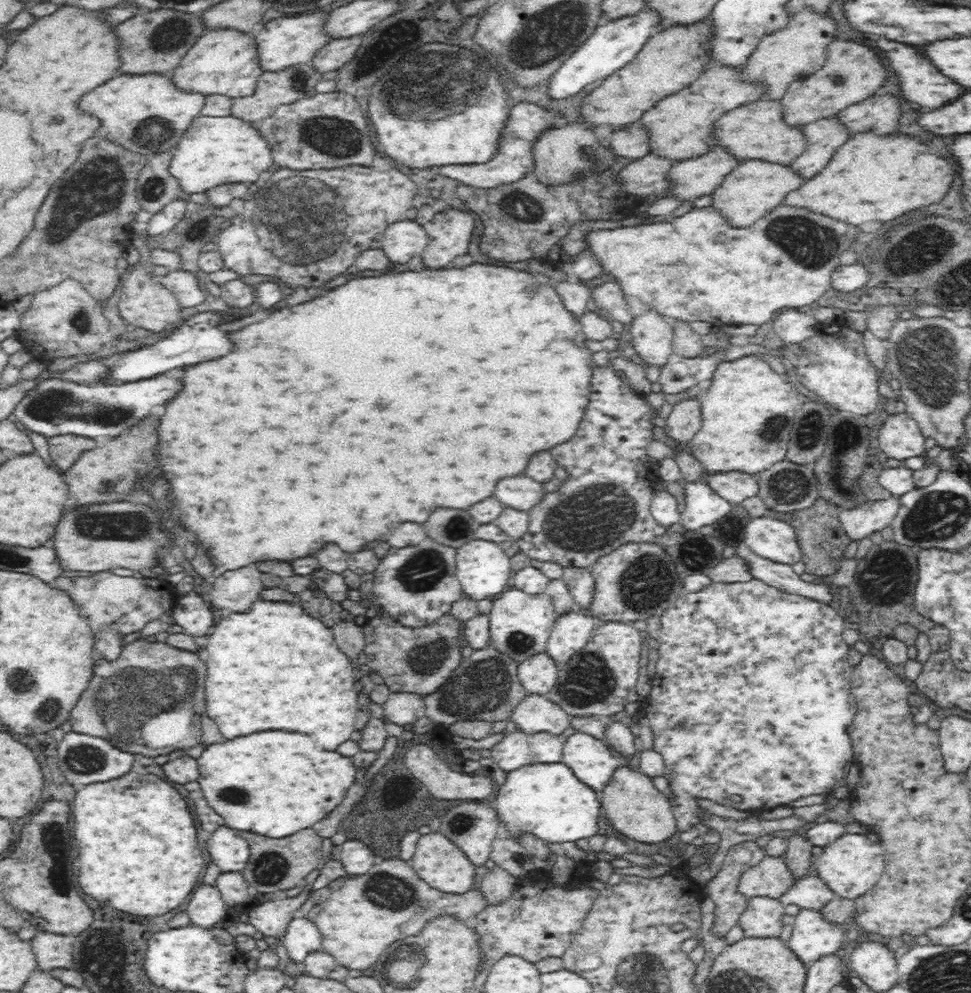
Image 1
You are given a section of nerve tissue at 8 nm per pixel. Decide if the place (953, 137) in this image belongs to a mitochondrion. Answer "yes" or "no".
no

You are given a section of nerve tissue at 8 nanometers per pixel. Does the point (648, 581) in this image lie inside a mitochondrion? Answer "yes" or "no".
yes

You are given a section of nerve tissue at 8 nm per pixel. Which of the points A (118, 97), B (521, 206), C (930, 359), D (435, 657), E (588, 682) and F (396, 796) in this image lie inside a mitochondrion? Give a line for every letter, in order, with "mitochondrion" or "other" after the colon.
A: other
B: mitochondrion
C: mitochondrion
D: mitochondrion
E: mitochondrion
F: other

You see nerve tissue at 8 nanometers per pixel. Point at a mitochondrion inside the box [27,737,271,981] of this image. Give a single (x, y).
(49, 832)

